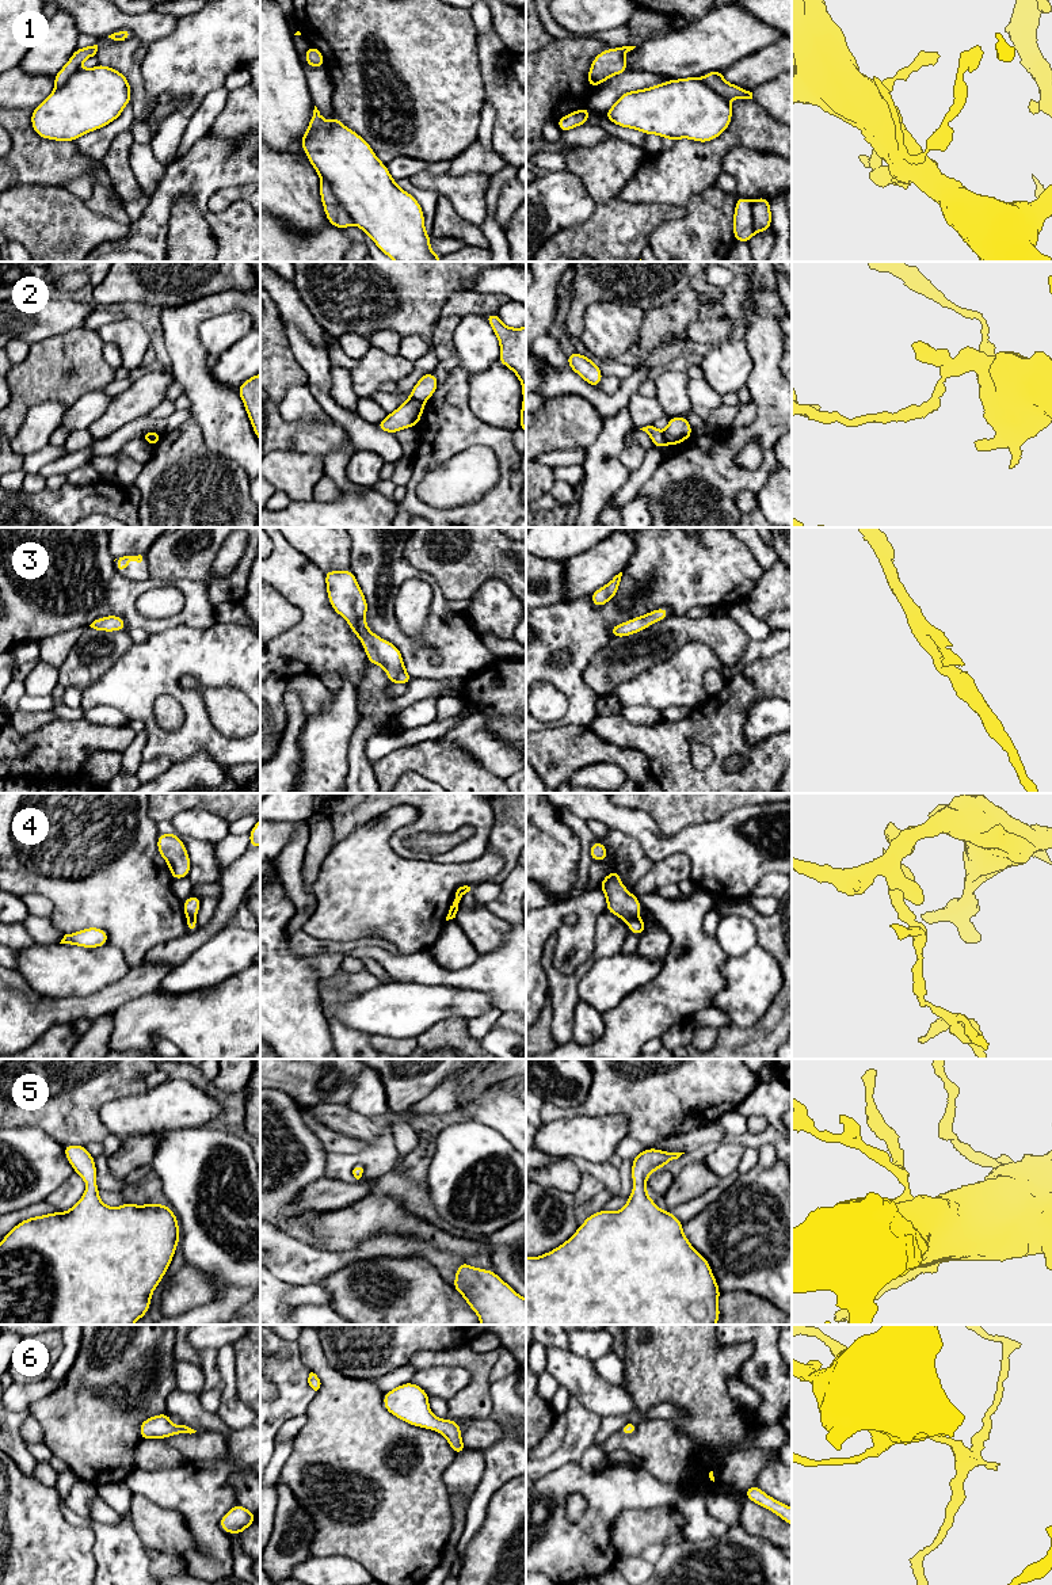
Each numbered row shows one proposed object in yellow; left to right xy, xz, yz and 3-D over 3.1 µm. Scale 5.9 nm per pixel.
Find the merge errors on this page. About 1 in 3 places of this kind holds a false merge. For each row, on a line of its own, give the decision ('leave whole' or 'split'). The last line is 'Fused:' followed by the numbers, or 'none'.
1: split
2: split
3: leave whole
4: split
5: leave whole
6: leave whole
Fused: 1, 2, 4

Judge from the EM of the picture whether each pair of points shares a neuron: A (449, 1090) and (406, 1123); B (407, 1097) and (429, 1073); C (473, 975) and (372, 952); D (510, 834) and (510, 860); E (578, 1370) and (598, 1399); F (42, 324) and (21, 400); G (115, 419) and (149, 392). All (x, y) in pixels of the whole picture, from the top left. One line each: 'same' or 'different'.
A: same
B: same
C: same
D: same
E: same
F: different
G: same

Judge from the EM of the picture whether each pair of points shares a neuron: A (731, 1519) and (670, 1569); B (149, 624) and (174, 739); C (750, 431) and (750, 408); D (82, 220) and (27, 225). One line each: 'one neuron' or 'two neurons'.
A: two neurons
B: two neurons
C: two neurons
D: one neuron

